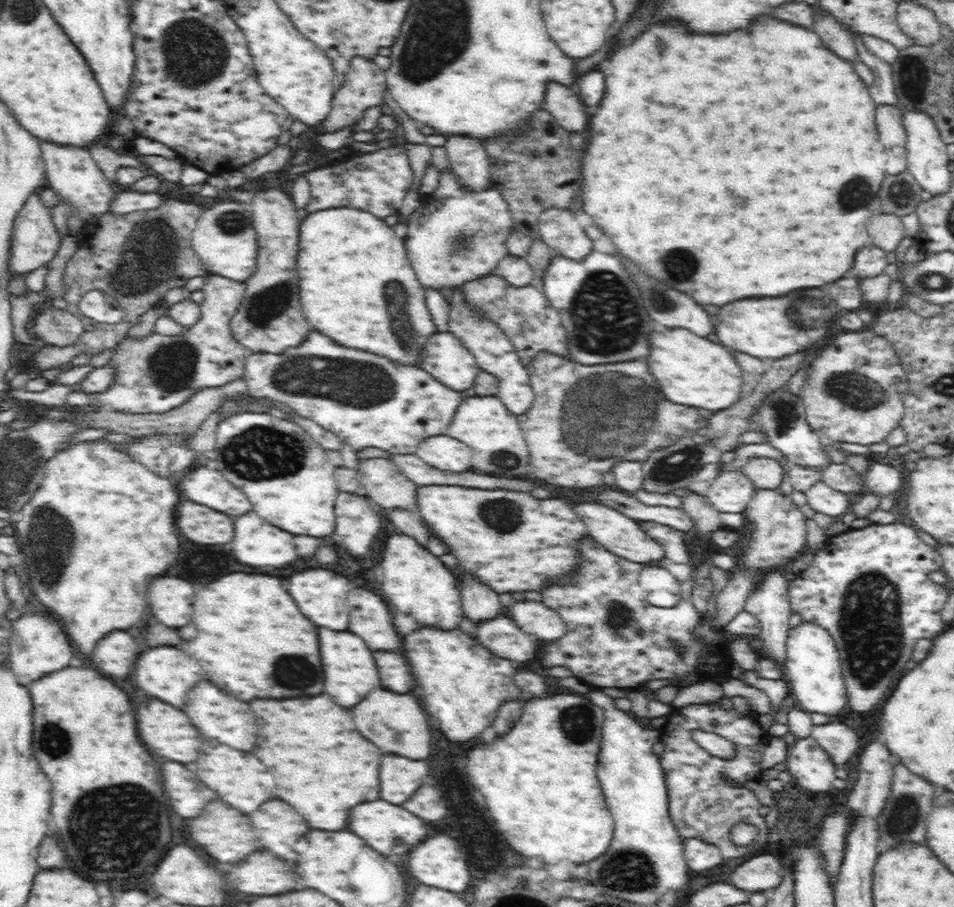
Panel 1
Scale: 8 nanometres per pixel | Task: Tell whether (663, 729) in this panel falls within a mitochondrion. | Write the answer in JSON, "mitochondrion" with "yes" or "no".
{"mitochondrion":"no"}

